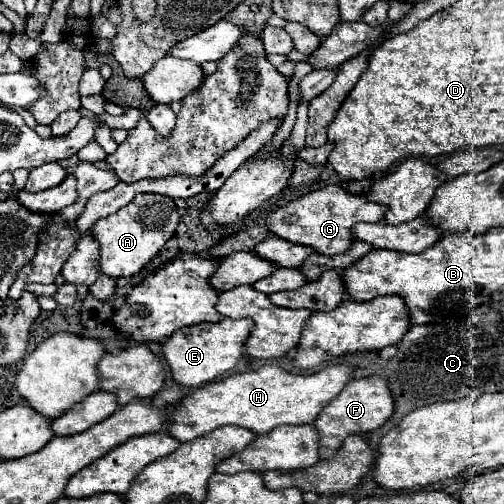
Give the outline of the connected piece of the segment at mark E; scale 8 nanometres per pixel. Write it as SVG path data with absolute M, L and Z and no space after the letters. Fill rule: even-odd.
M221 318L215 324L195 324L175 330L175 334L171 334L163 342L163 356L171 368L173 380L189 388L197 388L217 380L219 376L235 368L237 362L241 360L249 332L251 332L251 320L233 320L233 318Z

